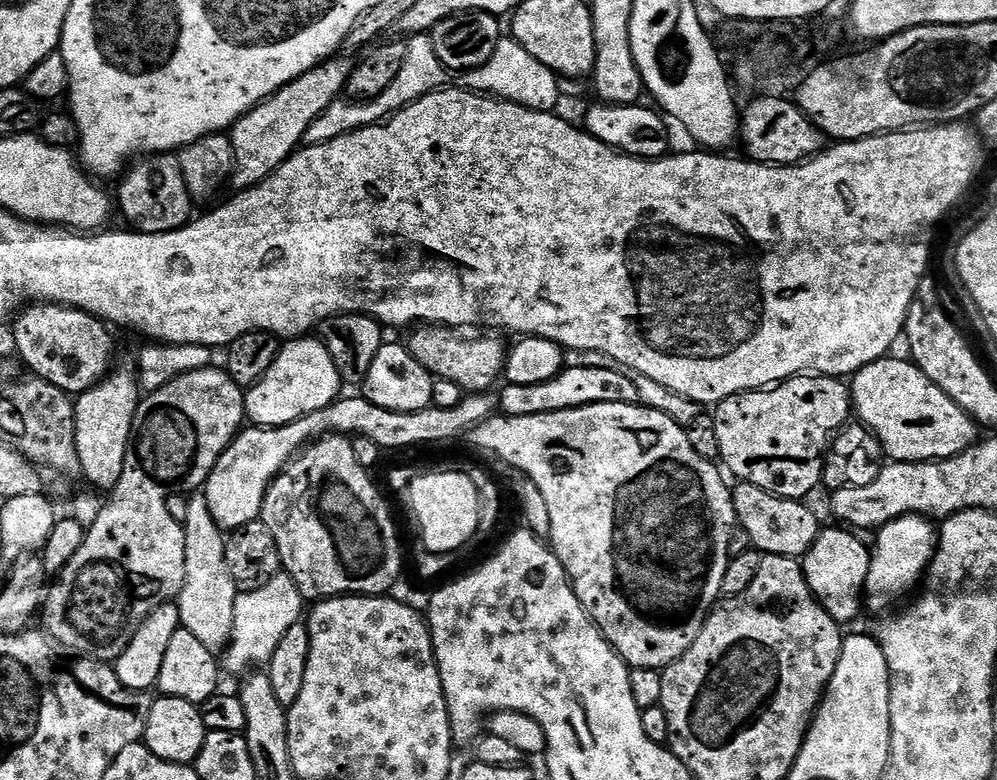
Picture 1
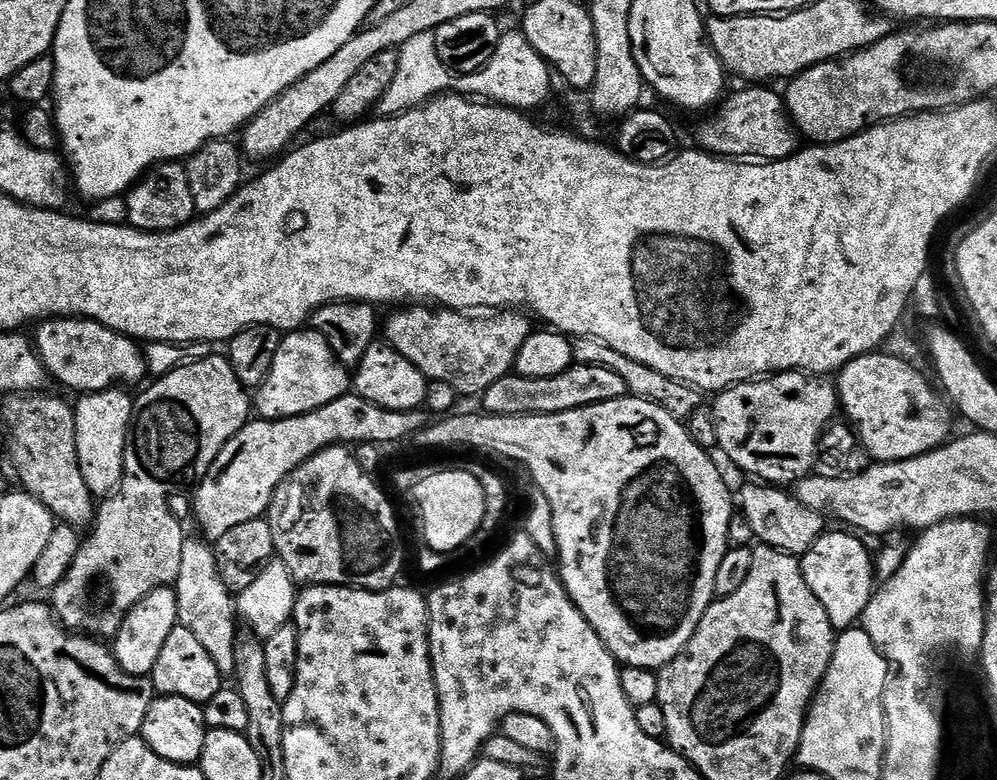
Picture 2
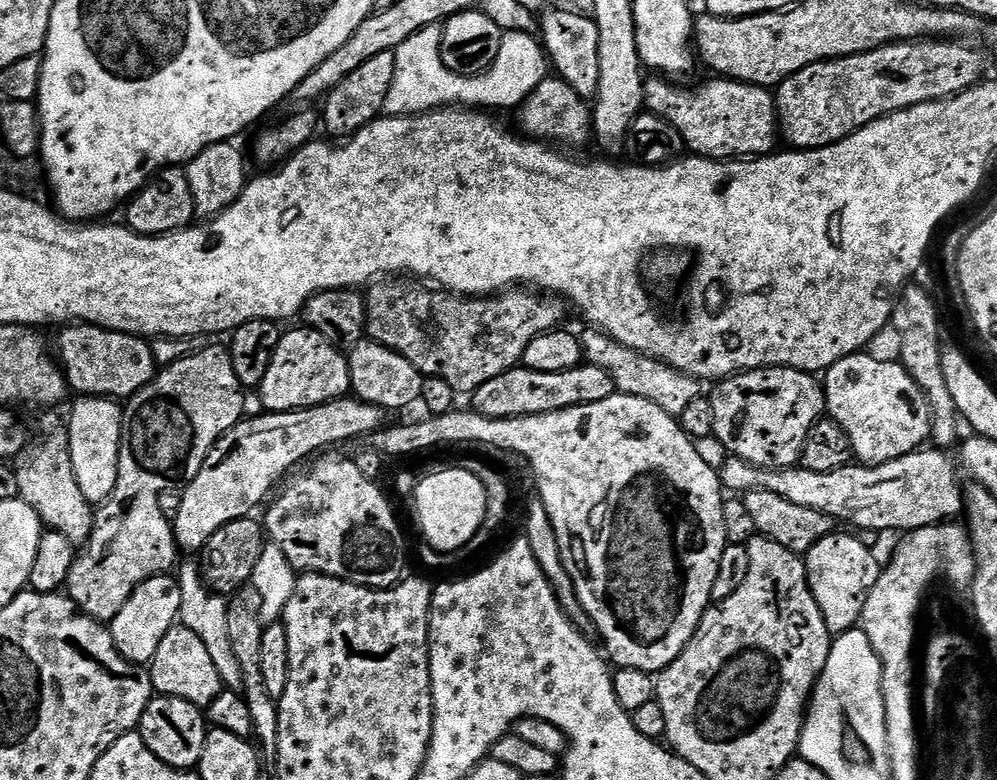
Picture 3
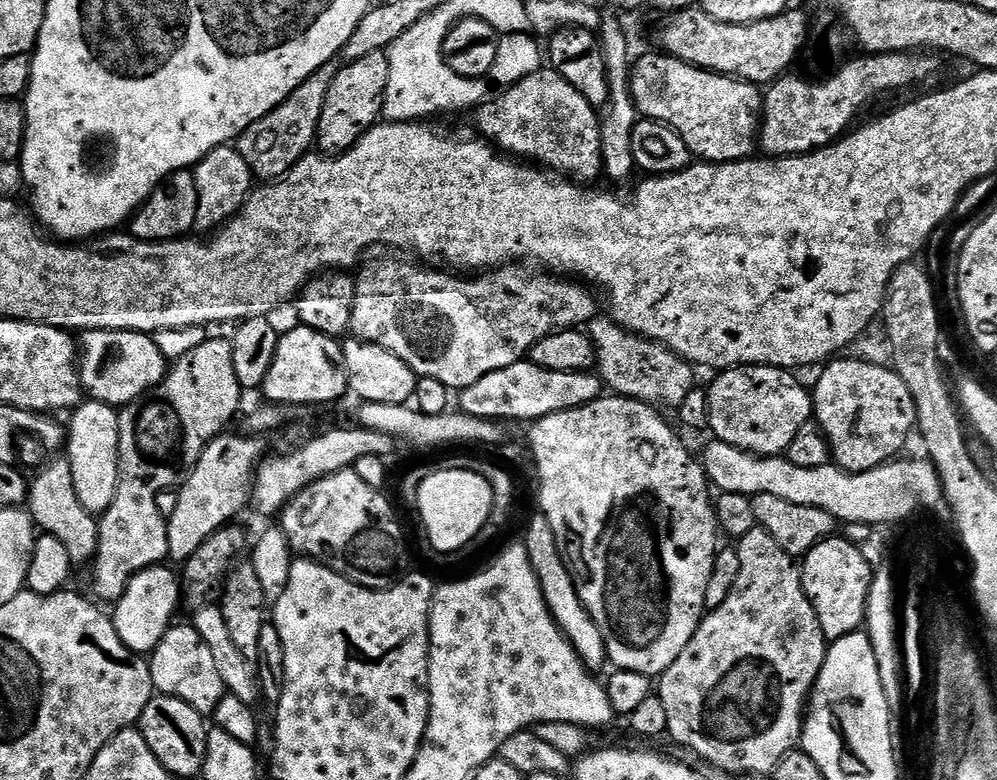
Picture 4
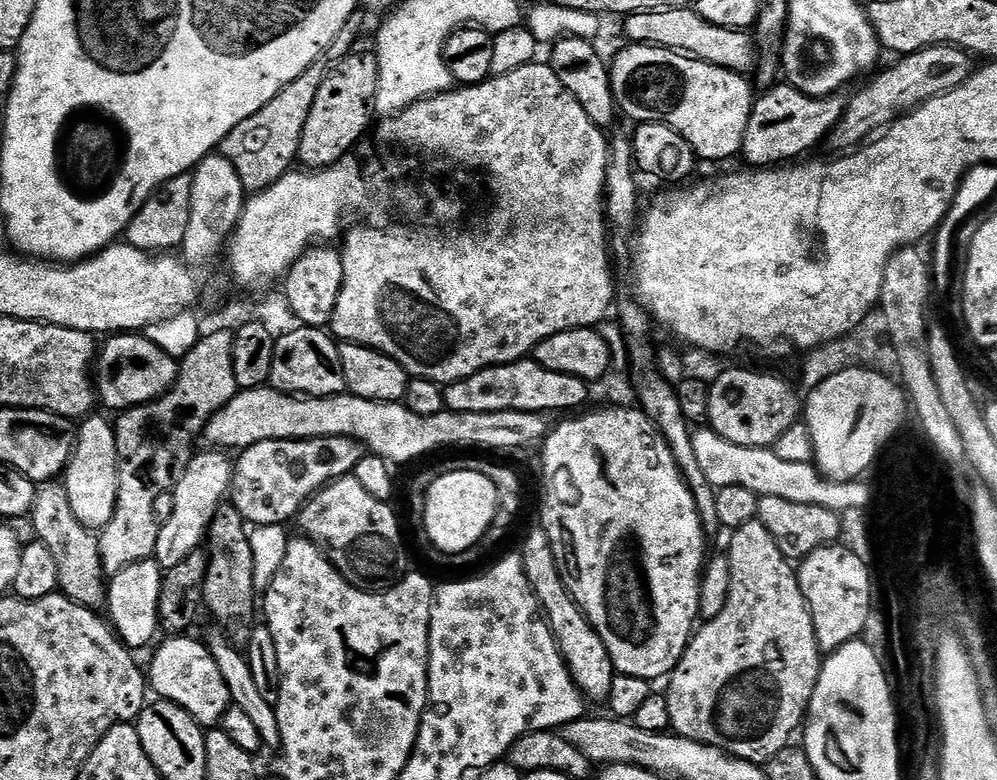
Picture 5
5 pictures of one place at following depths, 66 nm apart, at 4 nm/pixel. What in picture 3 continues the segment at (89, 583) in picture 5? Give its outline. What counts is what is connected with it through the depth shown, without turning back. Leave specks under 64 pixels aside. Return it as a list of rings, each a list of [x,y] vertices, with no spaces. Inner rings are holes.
[[[44,414],[40,420],[40,432],[44,437],[36,445],[33,443],[19,457],[20,468],[15,469],[19,498],[37,511],[45,529],[64,534],[73,546],[83,546],[88,543],[92,528],[96,525],[96,512],[93,505],[86,502],[86,496],[79,489],[78,478],[74,478],[67,423],[61,417],[59,420],[52,415],[56,414]]]

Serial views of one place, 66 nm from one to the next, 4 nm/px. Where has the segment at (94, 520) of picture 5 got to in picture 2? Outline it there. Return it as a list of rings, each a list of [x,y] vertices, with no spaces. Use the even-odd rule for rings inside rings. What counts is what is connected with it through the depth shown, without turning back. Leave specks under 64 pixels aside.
[[[119,387],[109,389],[107,392],[89,392],[79,397],[80,401],[75,401],[74,411],[76,414],[76,454],[78,456],[78,462],[80,463],[80,470],[82,472],[82,478],[86,480],[86,486],[92,491],[93,497],[107,498],[116,491],[116,487],[120,485],[120,479],[124,473],[124,451],[126,450],[126,442],[128,441],[128,424],[132,420],[132,401],[131,395],[127,396],[127,391],[121,390]]]

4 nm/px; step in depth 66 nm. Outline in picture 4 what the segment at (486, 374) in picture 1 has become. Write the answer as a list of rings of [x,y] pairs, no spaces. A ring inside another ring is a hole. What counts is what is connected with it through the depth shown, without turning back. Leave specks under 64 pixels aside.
[[[376,260],[373,264],[366,264],[359,269],[359,272],[361,271],[360,276],[357,275],[355,277],[356,297],[352,306],[351,335],[357,340],[365,340],[390,350],[390,354],[395,354],[397,358],[402,358],[402,362],[406,362],[406,366],[410,366],[410,370],[414,370],[417,377],[434,378],[436,381],[442,382],[442,386],[446,386],[450,390],[474,386],[474,382],[486,378],[486,374],[494,374],[494,370],[506,370],[506,366],[514,366],[519,360],[525,359],[531,353],[536,343],[542,338],[549,336],[551,332],[566,332],[579,329],[581,326],[587,326],[592,319],[598,316],[596,300],[587,292],[589,289],[575,279],[561,278],[556,274],[531,276],[530,273],[523,272],[520,266],[501,266],[468,278],[472,280],[463,280],[460,277],[463,275],[453,274],[448,270],[443,270],[444,272],[431,272],[428,268],[419,268],[416,264],[403,264],[400,260]]]

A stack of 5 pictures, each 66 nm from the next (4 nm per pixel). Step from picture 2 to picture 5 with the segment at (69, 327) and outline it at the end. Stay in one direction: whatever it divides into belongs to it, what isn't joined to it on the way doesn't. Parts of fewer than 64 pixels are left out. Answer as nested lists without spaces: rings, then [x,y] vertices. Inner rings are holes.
[[[112,334],[103,341],[94,365],[94,387],[101,405],[115,410],[136,408],[172,389],[178,371],[177,357],[166,354],[144,334]]]

